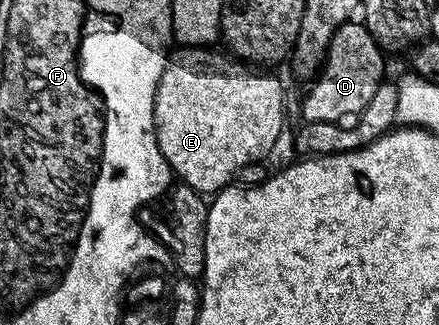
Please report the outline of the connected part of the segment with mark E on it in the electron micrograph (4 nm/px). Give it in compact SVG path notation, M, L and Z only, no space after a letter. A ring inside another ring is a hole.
M208 46L177 47L164 63L154 102L156 141L166 162L183 183L201 194L219 192L233 183L242 166L263 161L284 128L284 88L279 78L267 76L267 71L257 70L223 51L212 51L216 50Z

